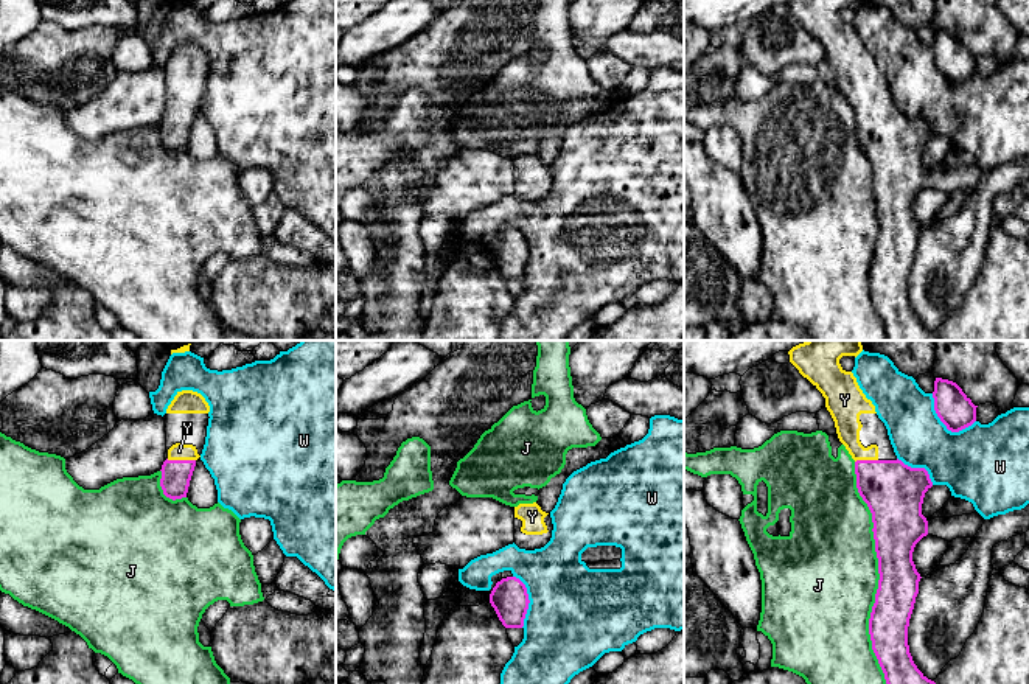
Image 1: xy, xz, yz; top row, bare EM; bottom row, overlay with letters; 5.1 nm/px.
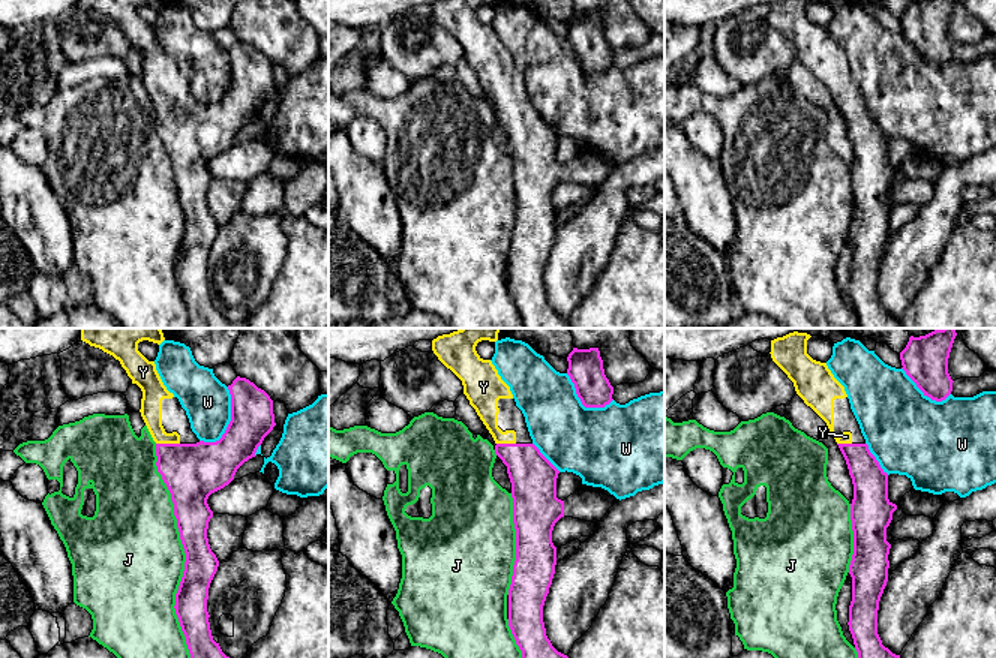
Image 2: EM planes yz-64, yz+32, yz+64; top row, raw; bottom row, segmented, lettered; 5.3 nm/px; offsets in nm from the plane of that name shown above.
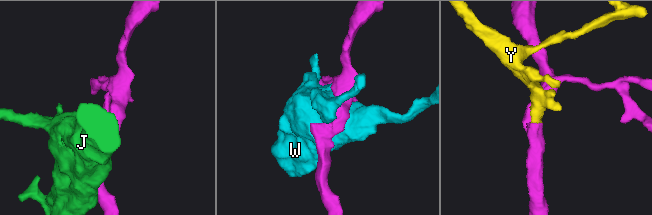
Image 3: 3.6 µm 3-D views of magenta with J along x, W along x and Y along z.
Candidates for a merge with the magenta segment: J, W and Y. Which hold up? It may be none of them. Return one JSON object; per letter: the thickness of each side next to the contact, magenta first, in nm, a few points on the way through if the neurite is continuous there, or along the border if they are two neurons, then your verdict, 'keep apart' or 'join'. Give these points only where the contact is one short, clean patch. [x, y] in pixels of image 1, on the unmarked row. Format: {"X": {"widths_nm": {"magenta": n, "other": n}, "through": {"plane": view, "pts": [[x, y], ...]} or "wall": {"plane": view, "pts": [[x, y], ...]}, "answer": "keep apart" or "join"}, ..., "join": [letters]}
{"J": {"widths_nm": {"magenta": 240, "other": 480}, "answer": "keep apart"}, "W": {"widths_nm": {"magenta": 180, "other": 360}, "answer": "keep apart"}, "Y": {"widths_nm": {"magenta": 160, "other": 90}, "answer": "join"}, "join": ["Y"]}

